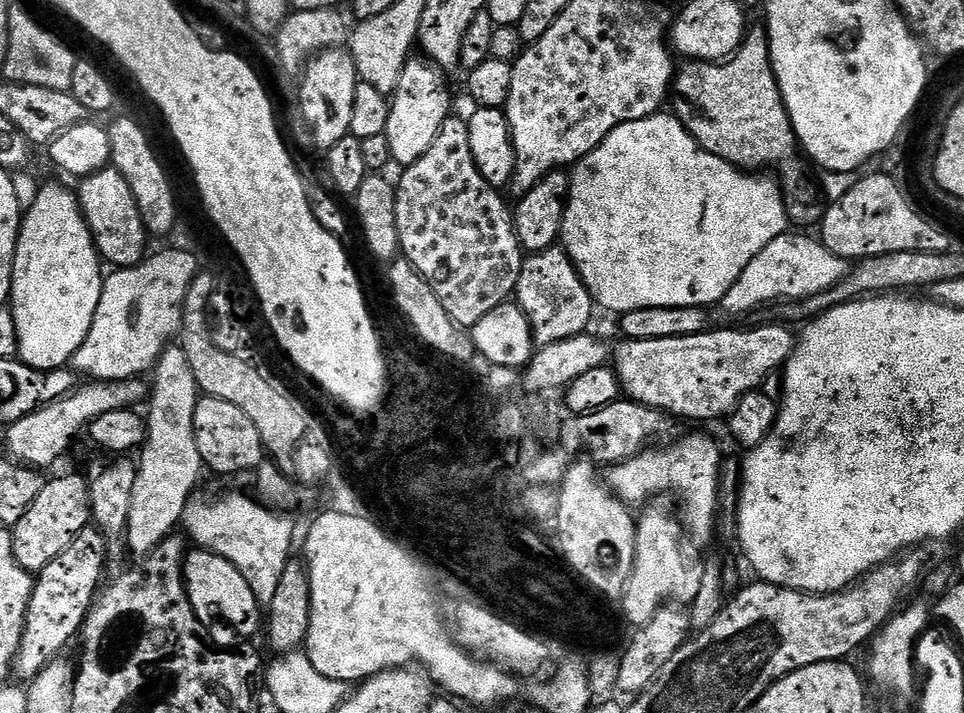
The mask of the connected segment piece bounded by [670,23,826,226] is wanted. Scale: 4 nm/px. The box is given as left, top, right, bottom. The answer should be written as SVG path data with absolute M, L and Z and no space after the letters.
M763 23L756 24L747 29L744 33L744 42L736 52L735 56L729 56L727 60L716 62L688 62L685 63L685 68L675 73L672 82L672 91L670 93L670 104L674 109L674 115L677 120L682 122L682 126L700 143L701 148L705 148L710 154L714 154L718 158L722 158L726 162L730 162L735 168L741 170L764 170L769 164L770 167L776 168L775 175L778 177L778 183L784 193L784 204L788 208L788 219L793 225L804 226L800 224L812 224L812 226L819 225L824 218L824 209L826 207L825 201L822 199L822 192L819 187L811 188L808 185L808 172L804 169L805 161L803 159L795 160L796 152L798 153L798 141L796 138L796 131L792 129L792 120L788 116L788 111L784 105L784 99L780 93L780 87L776 81L776 75L772 69L772 59L770 58L770 50L768 49L768 29Z

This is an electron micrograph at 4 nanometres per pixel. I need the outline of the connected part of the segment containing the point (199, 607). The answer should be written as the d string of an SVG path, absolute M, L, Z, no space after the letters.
M192 550L184 557L184 591L192 603L194 614L199 620L225 620L232 628L237 628L244 638L252 638L262 628L262 606L254 598L254 590L250 590L250 582L238 574L238 570L226 558L213 552Z

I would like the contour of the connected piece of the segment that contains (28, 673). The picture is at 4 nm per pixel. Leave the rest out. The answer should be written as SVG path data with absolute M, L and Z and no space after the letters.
M89 526L82 529L35 577L32 585L30 606L26 610L26 622L22 642L18 646L12 671L17 681L31 682L42 669L61 655L60 652L72 639L81 635L84 619L92 611L92 602L96 599L105 579L104 567L108 564L109 537L99 528Z

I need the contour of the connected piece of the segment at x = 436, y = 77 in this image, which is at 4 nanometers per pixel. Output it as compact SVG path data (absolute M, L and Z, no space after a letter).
M410 58L402 70L402 78L398 78L396 91L390 97L390 122L386 122L384 137L390 142L392 164L407 166L418 162L430 146L434 146L434 138L442 130L448 117L453 115L452 92L448 89L448 80L443 71L427 58Z

